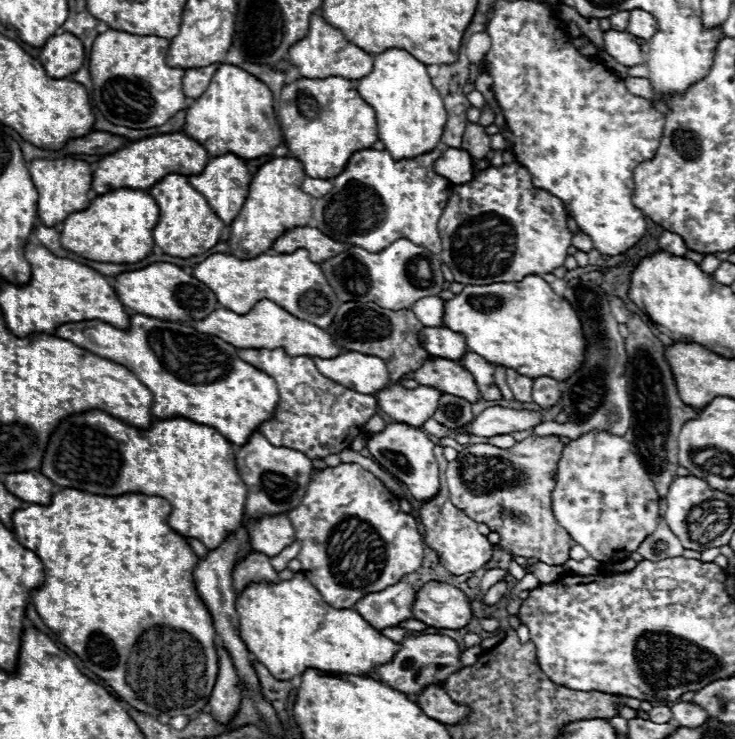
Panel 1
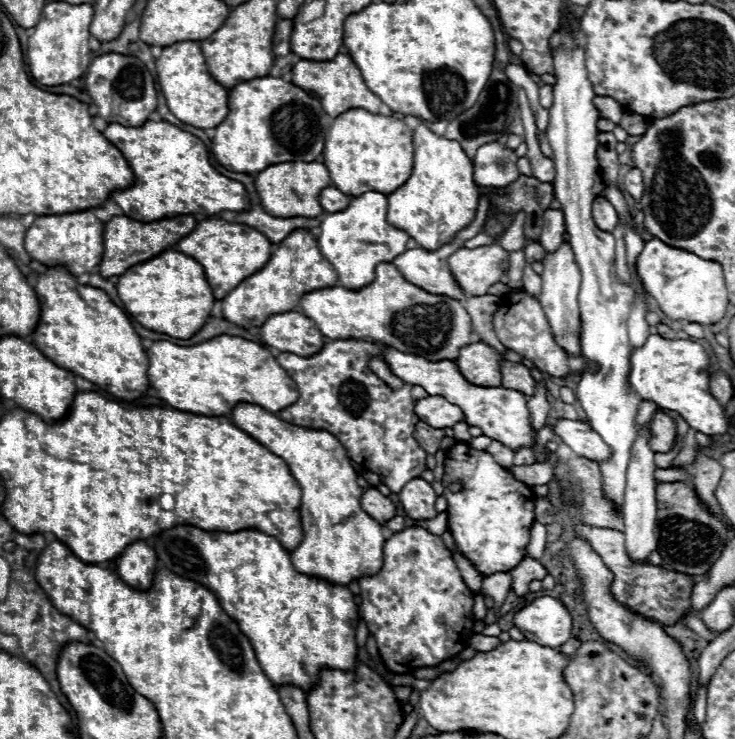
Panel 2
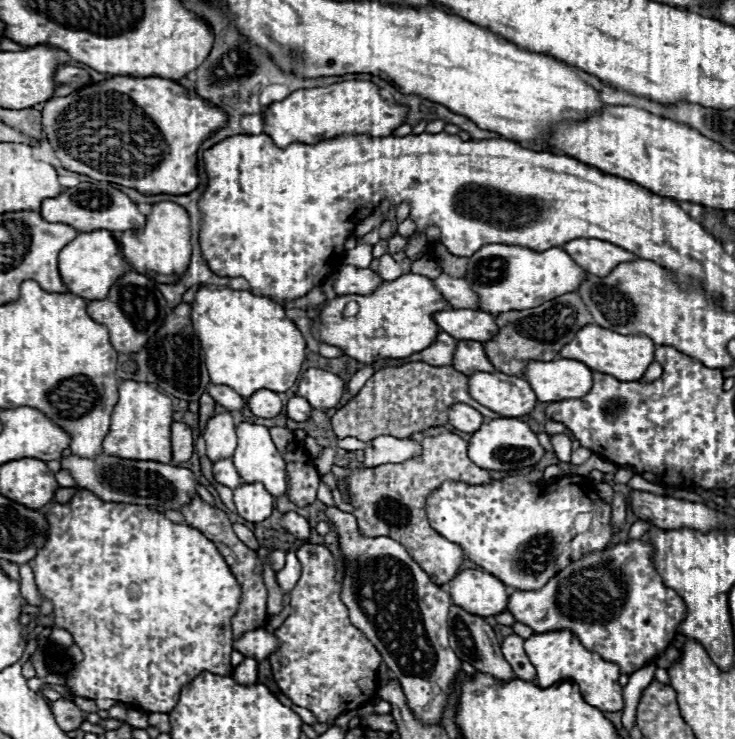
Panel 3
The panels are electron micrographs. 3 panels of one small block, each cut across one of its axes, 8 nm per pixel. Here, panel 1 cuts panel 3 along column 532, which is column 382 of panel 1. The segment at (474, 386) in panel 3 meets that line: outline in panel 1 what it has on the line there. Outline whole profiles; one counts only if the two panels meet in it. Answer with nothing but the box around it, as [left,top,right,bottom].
[376,384,442,428]

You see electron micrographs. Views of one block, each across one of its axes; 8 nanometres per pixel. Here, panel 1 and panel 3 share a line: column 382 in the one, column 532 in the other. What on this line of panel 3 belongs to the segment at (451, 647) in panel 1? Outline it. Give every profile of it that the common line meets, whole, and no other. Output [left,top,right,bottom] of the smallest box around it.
[502,634,536,682]

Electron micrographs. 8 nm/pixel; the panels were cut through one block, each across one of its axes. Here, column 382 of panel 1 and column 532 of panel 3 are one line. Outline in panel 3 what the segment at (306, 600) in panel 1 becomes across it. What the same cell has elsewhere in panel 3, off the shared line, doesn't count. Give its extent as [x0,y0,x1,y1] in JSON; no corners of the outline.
[524,630,624,712]

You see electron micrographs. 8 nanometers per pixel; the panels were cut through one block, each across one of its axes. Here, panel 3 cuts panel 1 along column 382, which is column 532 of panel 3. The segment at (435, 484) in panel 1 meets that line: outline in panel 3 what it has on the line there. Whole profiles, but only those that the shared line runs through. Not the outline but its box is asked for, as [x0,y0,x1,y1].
[468,418,546,472]

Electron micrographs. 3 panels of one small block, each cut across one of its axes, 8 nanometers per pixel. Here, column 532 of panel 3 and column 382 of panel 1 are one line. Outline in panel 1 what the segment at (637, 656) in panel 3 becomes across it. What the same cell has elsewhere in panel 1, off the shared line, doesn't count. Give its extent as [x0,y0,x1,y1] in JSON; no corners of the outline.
[354,582,416,630]

